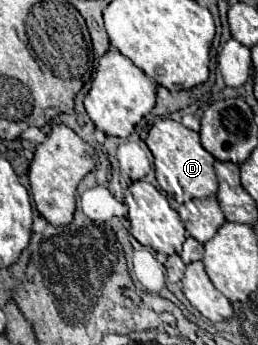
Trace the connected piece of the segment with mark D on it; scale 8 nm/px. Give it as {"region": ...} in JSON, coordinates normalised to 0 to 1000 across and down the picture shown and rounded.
{"region":[[[624,345],[578,374],[562,414],[570,414],[578,438],[593,443],[609,530],[647,559],[647,571],[690,583],[690,594],[841,559],[841,513],[833,513],[833,490],[826,490],[833,455],[779,426],[771,386],[709,368],[686,351]]]}

